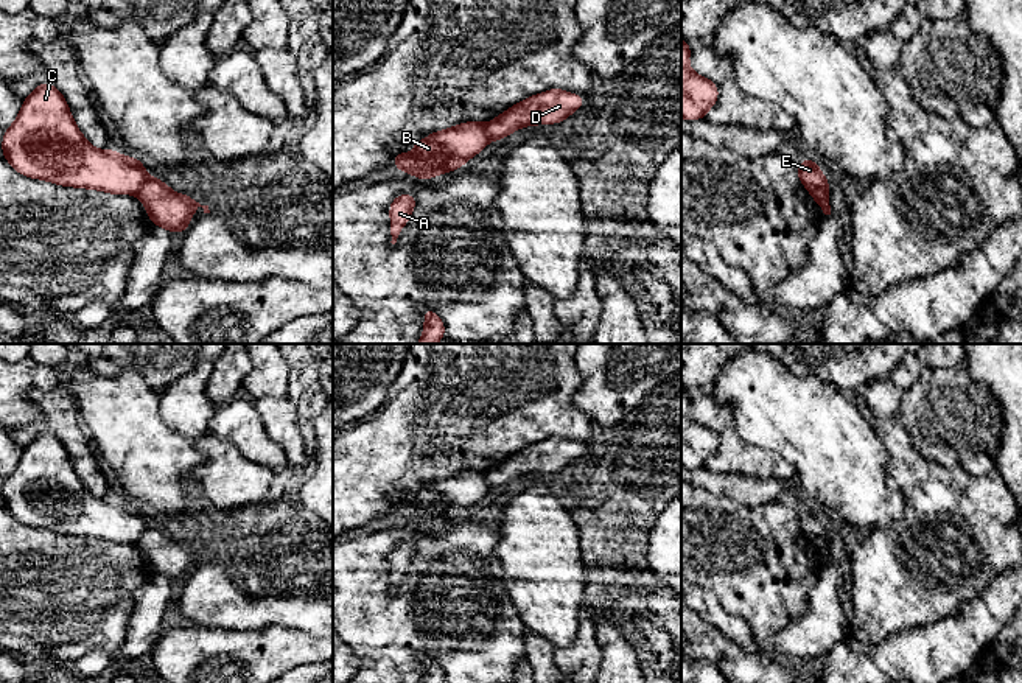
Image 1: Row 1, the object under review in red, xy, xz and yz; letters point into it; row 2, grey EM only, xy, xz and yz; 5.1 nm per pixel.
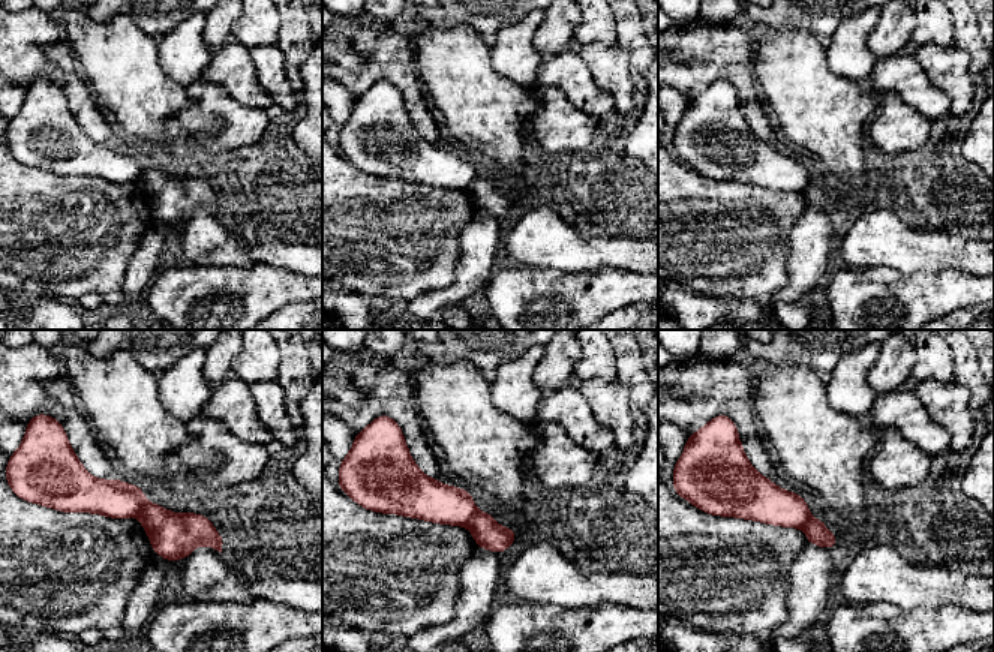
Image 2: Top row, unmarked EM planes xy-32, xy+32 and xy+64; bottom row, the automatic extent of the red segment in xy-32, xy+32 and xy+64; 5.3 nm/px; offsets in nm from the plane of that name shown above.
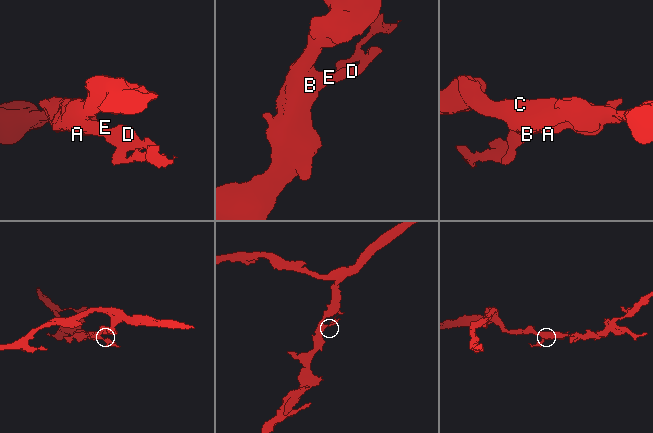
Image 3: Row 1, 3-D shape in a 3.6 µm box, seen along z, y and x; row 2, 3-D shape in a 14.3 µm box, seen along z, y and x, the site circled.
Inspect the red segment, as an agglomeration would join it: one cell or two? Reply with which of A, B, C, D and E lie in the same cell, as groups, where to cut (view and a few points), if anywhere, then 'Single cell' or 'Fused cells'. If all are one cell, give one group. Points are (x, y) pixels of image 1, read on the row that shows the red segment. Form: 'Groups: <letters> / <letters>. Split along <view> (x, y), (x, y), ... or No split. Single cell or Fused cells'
Groups: A B C E / D. Split along yz (809, 189), (817, 189), (826, 196). Fused cells

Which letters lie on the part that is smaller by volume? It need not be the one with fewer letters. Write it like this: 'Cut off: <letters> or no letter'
Cut off: D

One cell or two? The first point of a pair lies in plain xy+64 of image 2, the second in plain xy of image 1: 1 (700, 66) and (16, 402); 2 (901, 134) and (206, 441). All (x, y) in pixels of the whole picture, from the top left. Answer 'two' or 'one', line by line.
1: two
2: one

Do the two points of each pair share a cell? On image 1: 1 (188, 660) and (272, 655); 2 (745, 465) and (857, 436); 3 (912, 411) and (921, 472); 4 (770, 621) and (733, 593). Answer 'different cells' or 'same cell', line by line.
1: same cell
2: different cells
3: different cells
4: same cell

